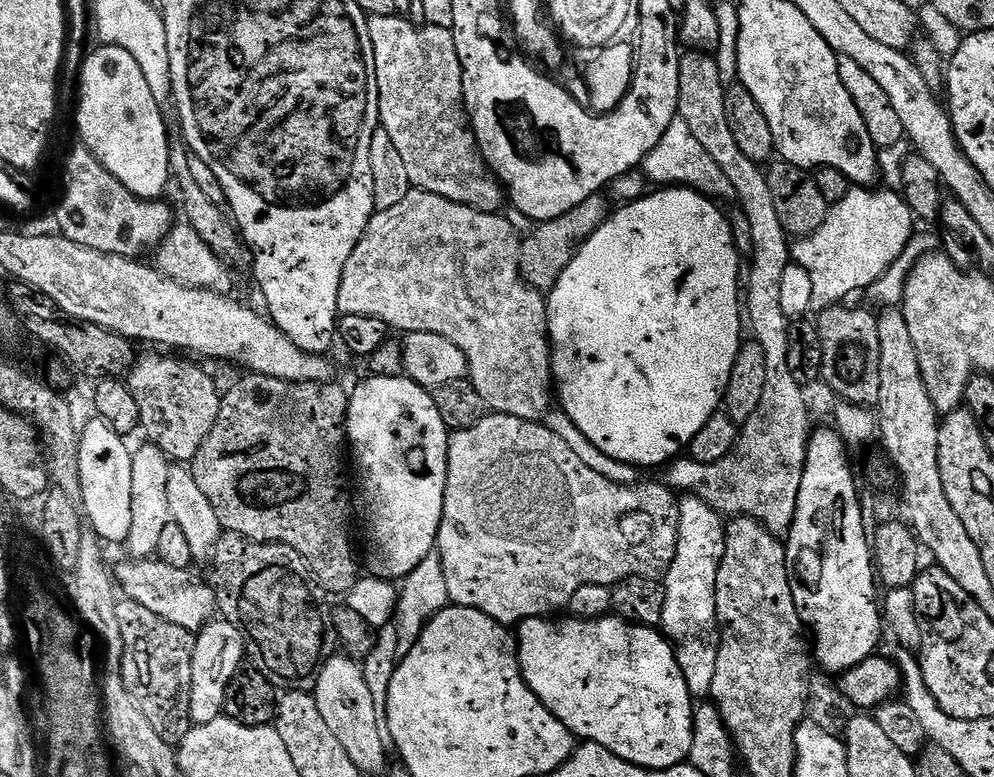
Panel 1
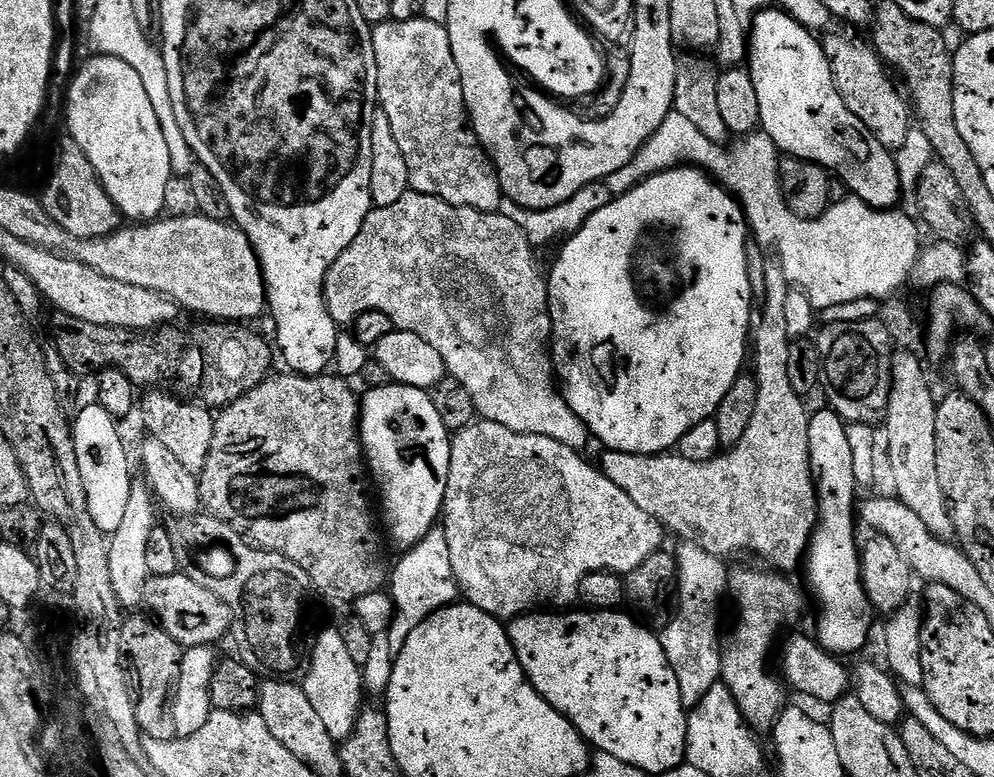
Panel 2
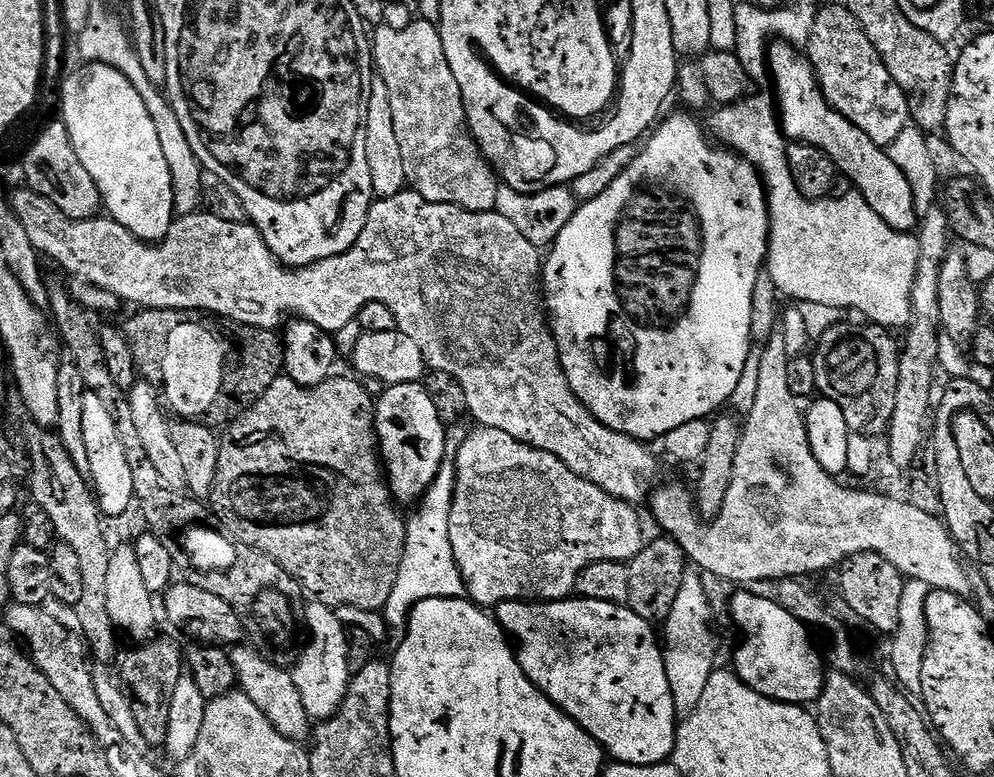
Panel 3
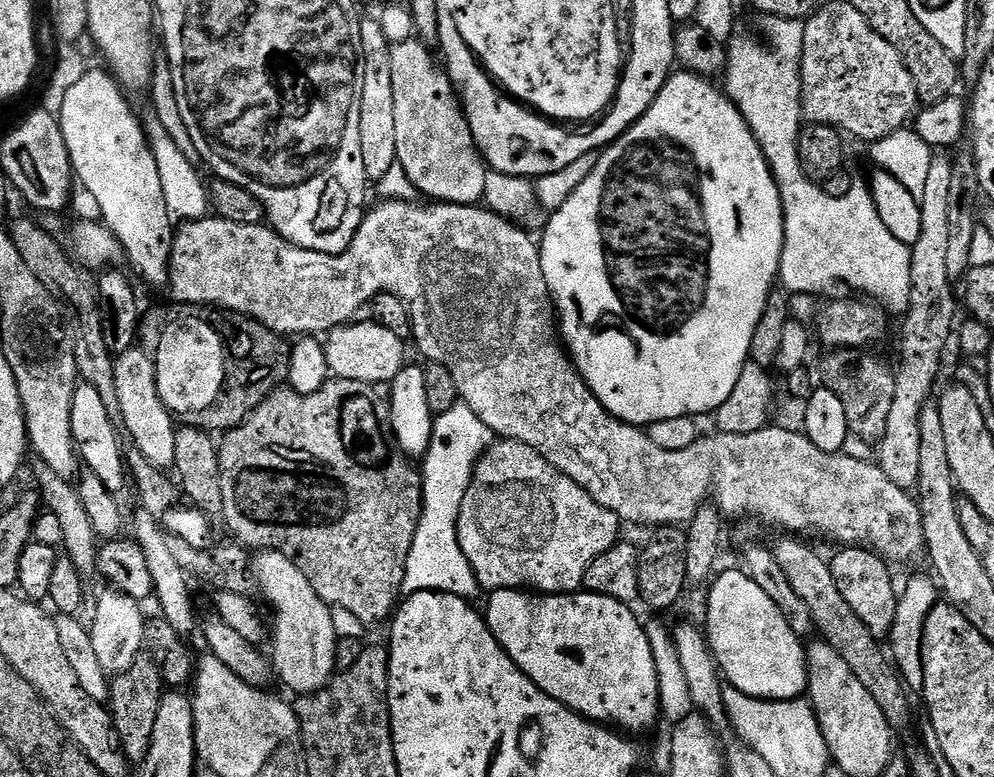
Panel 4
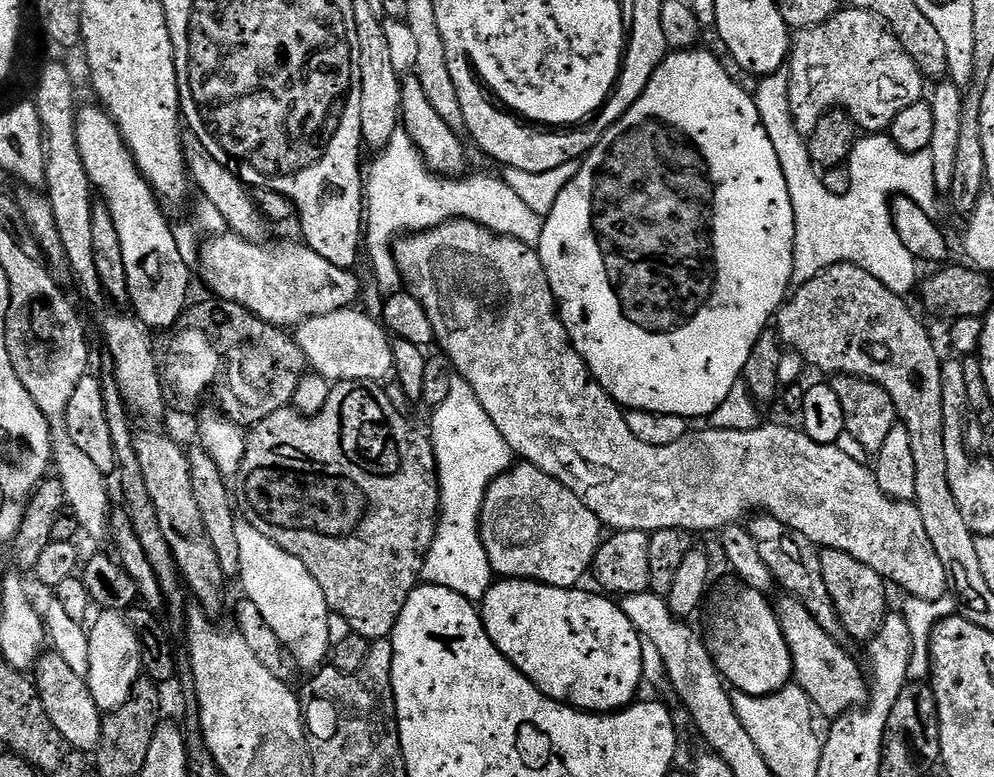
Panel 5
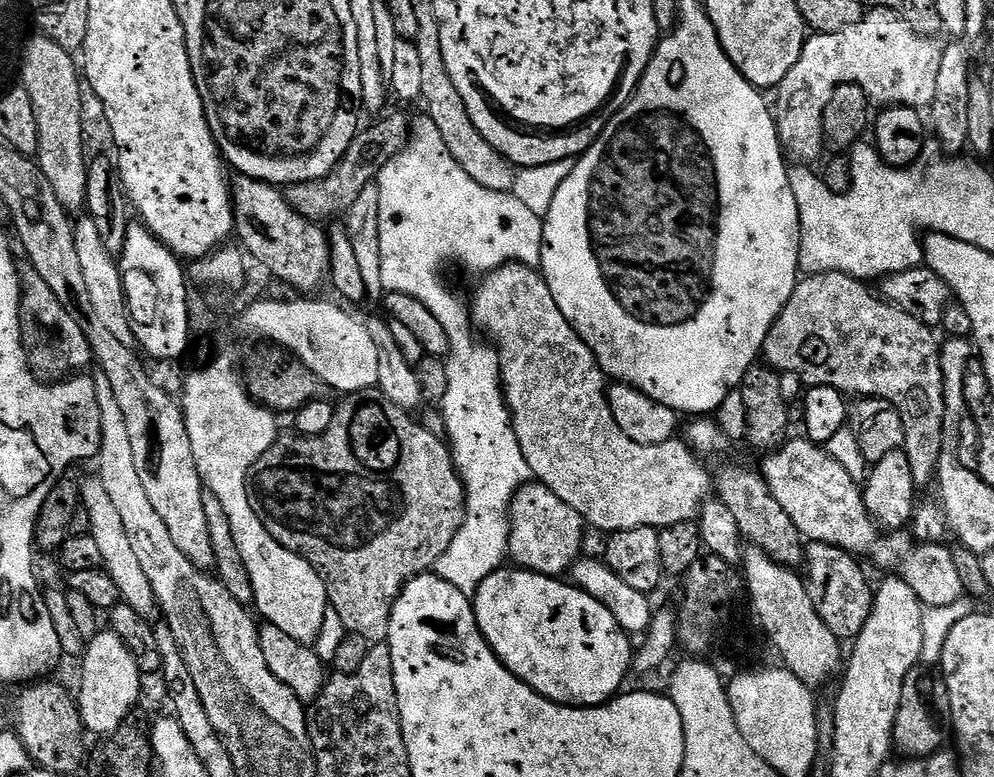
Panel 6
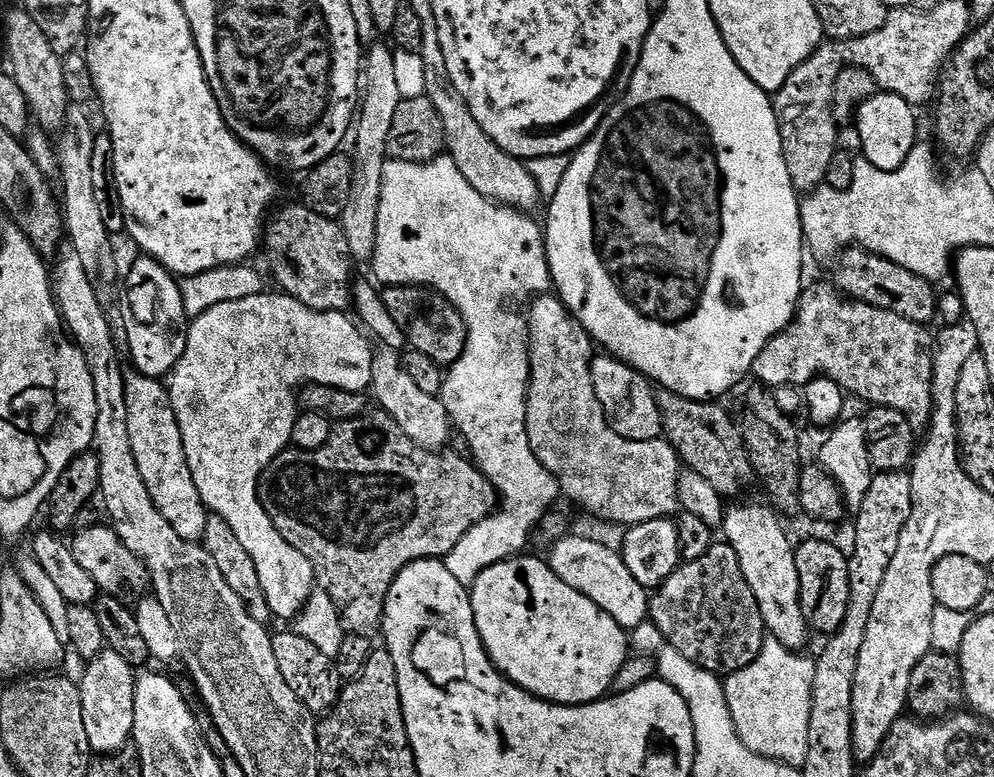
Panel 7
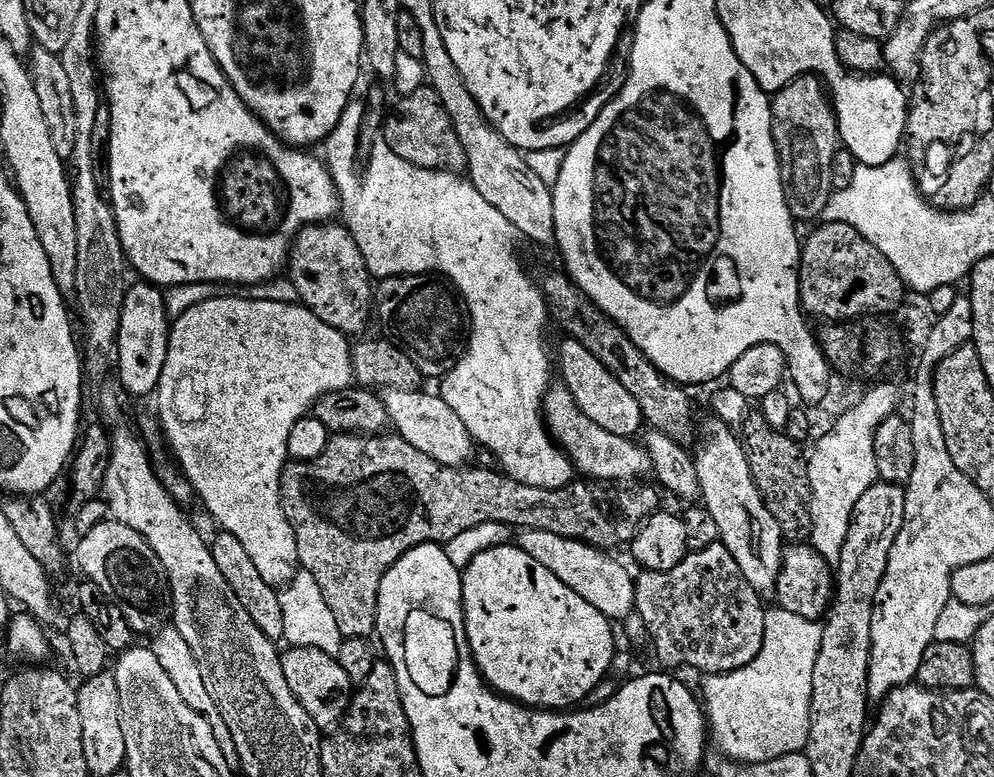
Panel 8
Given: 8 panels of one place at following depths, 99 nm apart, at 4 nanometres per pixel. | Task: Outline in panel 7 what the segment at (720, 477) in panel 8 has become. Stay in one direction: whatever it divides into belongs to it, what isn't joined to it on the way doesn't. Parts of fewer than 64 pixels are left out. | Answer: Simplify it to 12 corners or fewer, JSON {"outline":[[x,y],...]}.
{"outline":[[767,503],[725,511],[767,635],[800,650],[796,549]]}

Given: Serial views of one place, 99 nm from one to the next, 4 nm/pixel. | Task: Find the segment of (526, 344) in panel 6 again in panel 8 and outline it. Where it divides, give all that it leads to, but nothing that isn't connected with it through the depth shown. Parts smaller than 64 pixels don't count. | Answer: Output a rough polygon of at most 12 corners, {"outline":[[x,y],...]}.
{"outline":[[564,383],[544,395],[549,436],[592,482],[653,475],[647,448],[590,422]]}

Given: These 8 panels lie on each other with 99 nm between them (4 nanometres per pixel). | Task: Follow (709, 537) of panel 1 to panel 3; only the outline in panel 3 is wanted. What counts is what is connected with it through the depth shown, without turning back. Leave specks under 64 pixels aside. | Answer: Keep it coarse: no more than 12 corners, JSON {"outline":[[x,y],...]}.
{"outline":[[699,571],[662,624],[677,721],[698,710],[718,667]]}

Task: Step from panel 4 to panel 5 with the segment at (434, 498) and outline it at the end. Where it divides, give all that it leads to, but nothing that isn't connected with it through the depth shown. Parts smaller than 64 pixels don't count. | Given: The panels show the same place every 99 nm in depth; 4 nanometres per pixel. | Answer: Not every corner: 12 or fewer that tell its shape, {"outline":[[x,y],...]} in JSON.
{"outline":[[453,378],[431,416],[440,521],[422,580],[480,602],[482,502],[514,453]]}

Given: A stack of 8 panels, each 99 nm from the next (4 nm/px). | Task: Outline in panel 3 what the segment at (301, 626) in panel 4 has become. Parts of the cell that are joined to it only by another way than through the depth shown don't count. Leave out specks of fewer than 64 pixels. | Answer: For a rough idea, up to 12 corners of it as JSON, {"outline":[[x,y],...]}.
{"outline":[[320,629],[291,669],[313,721],[342,706],[349,633]]}

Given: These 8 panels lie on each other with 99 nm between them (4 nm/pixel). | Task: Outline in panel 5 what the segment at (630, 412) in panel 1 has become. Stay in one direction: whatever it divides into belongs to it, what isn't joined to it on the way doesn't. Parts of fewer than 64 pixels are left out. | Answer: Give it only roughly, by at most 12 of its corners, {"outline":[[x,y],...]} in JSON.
{"outline":[[669,51],[544,217],[574,350],[708,418],[794,277],[753,93]]}

